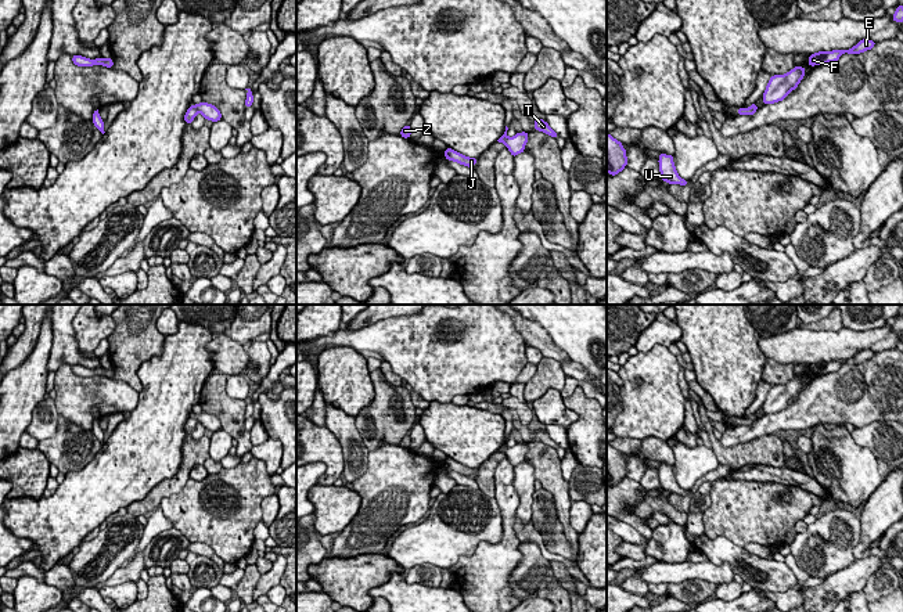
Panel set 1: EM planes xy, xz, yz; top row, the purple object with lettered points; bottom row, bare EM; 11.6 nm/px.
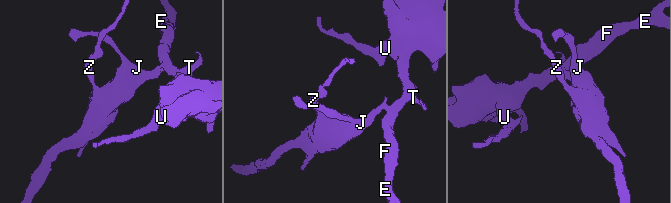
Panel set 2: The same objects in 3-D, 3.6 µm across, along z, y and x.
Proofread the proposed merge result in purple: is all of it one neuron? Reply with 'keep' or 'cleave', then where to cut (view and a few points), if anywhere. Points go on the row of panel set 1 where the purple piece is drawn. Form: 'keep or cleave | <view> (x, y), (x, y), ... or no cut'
cleave | xy (193, 105), (198, 111)

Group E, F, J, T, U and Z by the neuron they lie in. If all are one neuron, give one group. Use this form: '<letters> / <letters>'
E F T U / J Z

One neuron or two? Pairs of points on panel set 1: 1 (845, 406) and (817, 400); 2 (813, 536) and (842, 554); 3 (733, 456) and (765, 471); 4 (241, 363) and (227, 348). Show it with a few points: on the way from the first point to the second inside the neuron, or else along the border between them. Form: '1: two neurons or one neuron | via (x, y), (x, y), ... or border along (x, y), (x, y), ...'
1: one neuron | via (838, 400), (824, 400)
2: one neuron | via (820, 543), (835, 553)
3: two neurons | border along (784, 464), (779, 467), (743, 465), (729, 474)
4: one neuron | via (237, 359), (230, 352)

